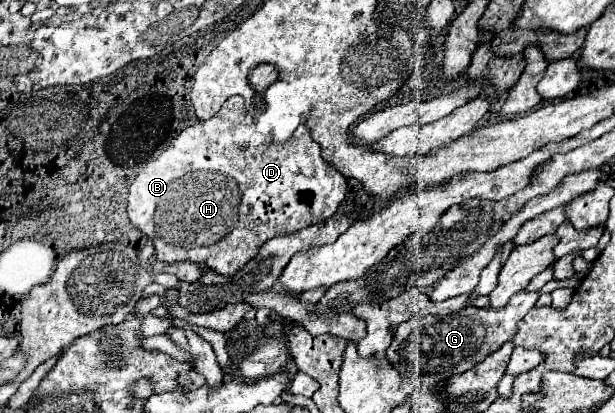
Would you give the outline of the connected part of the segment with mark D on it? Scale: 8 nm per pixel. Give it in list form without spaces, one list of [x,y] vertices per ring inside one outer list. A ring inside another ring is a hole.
[[[240,96],[228,98],[220,112],[210,120],[184,128],[160,154],[160,158],[180,162],[180,166],[172,166],[176,174],[184,174],[184,170],[216,170],[228,174],[228,178],[236,178],[236,186],[240,186],[236,230],[232,230],[232,234],[224,234],[224,238],[220,238],[220,242],[212,242],[212,246],[192,246],[192,250],[184,250],[184,246],[168,246],[164,238],[156,238],[156,234],[152,234],[152,218],[148,218],[148,214],[128,214],[130,222],[154,242],[156,258],[160,262],[204,262],[218,274],[234,274],[234,270],[242,268],[252,256],[256,256],[258,248],[274,236],[294,234],[306,226],[328,220],[346,194],[346,178],[322,160],[320,146],[312,140],[304,122],[296,128],[288,142],[266,144],[264,138],[256,134],[252,118]],[[300,192],[312,194],[308,198],[310,202],[302,202]]]

